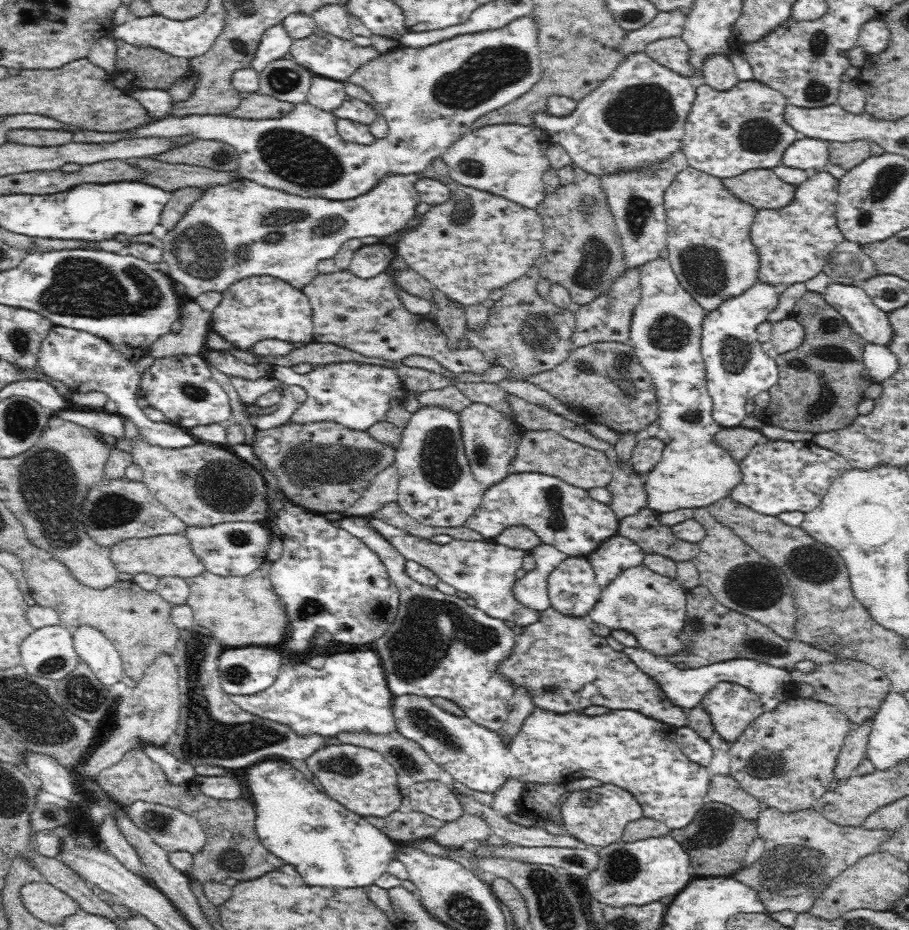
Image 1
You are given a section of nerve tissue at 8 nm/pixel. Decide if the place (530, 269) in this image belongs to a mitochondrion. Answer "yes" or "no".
no

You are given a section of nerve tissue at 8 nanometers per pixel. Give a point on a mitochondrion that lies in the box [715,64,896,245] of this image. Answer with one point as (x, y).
(761, 135)

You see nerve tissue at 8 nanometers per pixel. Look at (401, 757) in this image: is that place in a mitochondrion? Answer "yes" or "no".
yes

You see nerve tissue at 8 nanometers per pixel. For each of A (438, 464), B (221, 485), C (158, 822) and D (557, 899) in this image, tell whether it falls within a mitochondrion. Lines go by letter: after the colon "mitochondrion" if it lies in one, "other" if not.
A: mitochondrion
B: mitochondrion
C: mitochondrion
D: mitochondrion

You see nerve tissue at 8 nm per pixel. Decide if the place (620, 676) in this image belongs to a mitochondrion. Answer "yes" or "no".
no

